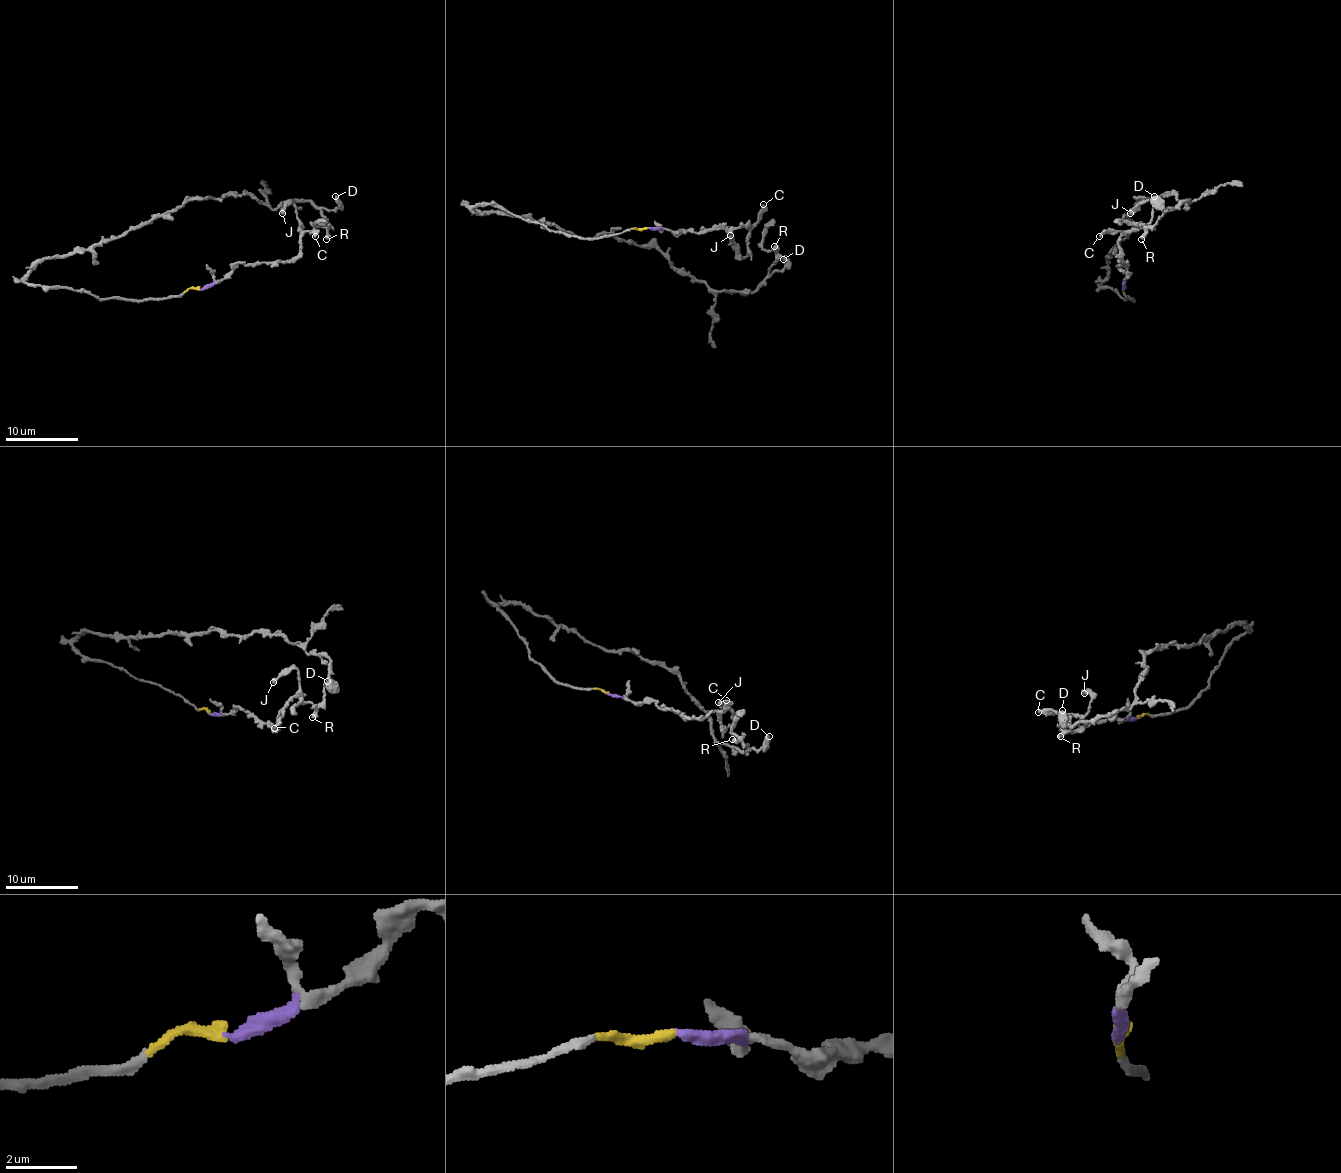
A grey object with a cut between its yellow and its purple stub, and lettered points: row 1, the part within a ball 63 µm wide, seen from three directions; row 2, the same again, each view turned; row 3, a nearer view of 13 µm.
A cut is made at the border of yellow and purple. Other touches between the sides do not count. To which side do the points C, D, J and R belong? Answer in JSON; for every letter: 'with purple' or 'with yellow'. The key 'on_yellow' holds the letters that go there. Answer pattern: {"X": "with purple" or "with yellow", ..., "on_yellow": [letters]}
{"C": "with purple", "D": "with yellow", "J": "with purple", "R": "with yellow", "on_yellow": ["D", "R"]}

